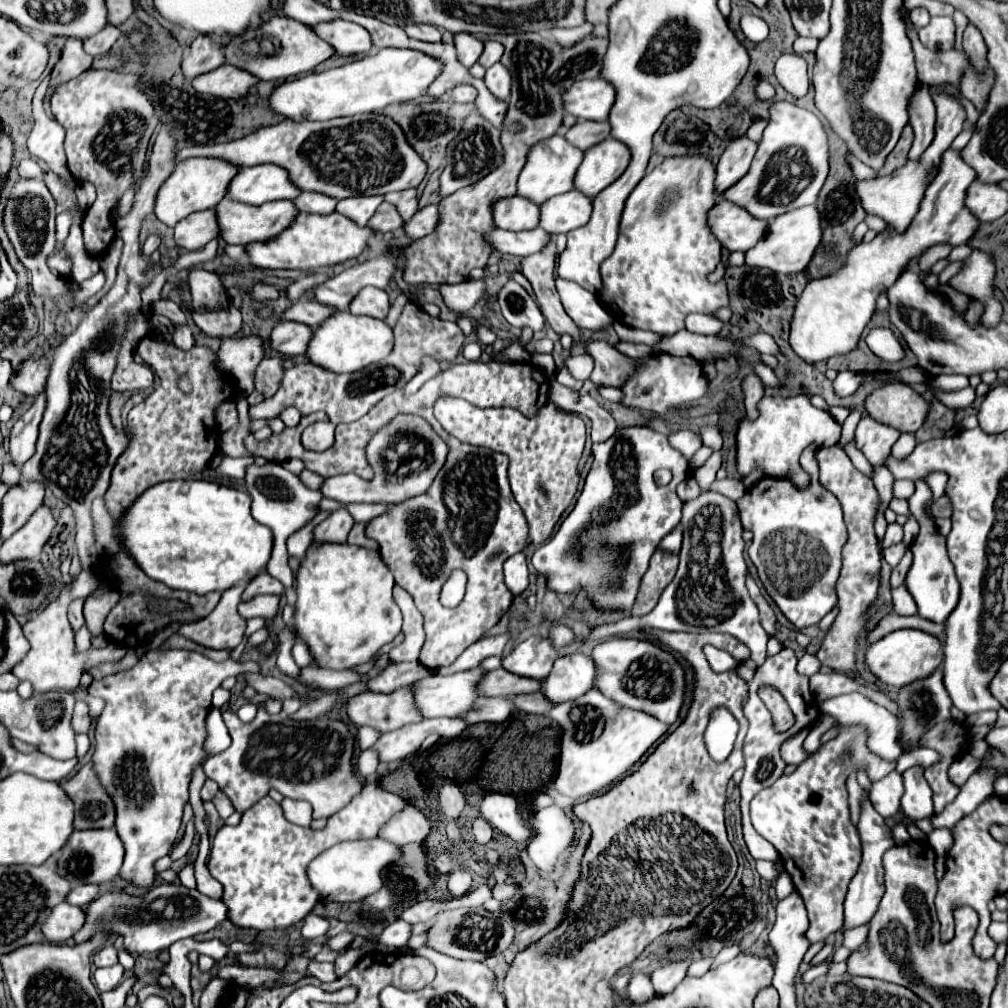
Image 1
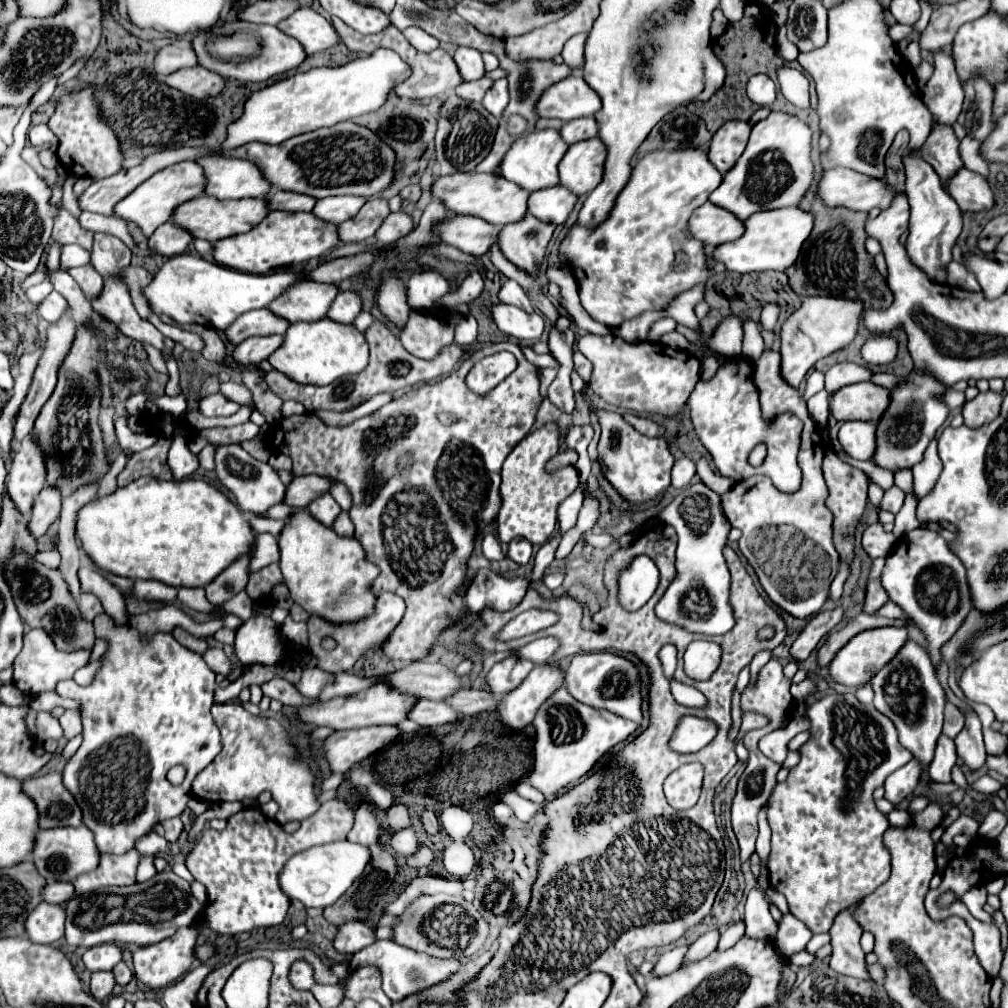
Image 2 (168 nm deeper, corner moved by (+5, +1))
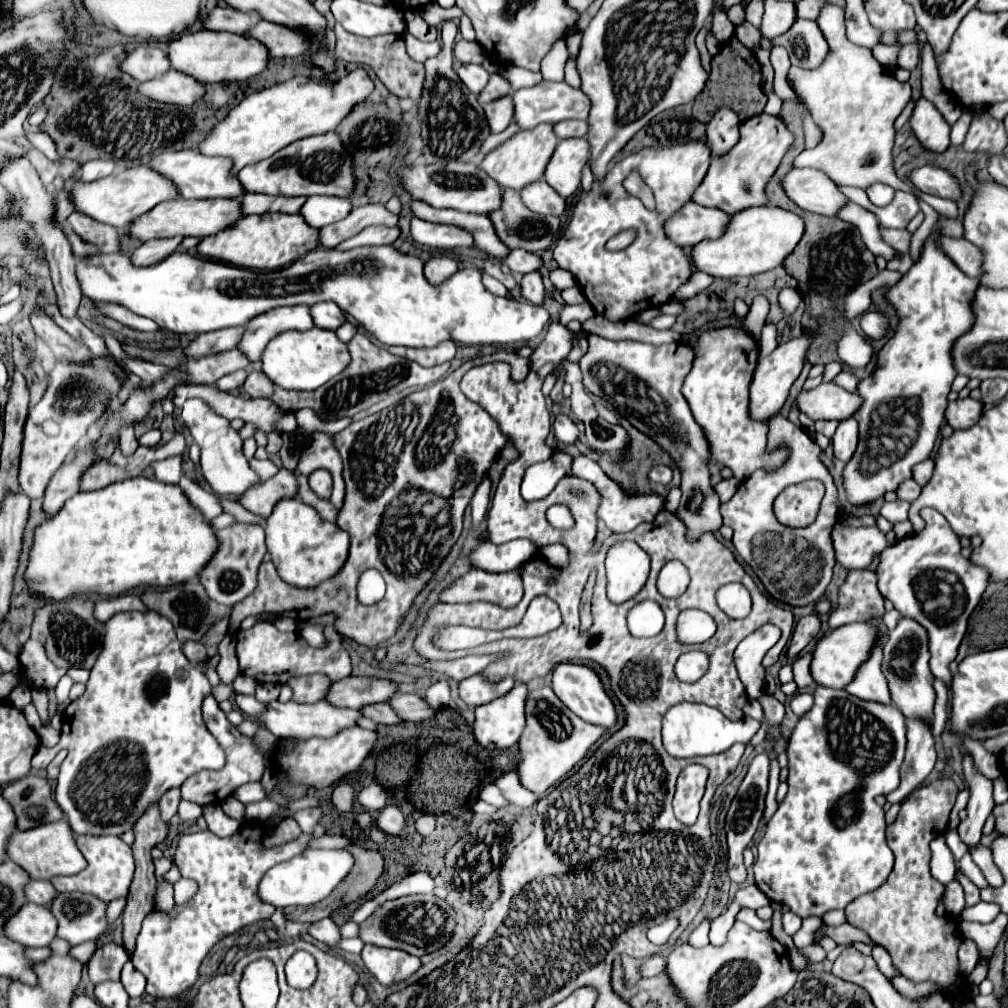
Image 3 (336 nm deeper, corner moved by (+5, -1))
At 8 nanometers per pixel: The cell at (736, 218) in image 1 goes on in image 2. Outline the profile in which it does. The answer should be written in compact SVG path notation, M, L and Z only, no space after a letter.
M705 202L703 206L699 206L693 212L687 228L693 238L697 238L709 246L737 240L745 232L743 222L735 214L715 206L711 202Z

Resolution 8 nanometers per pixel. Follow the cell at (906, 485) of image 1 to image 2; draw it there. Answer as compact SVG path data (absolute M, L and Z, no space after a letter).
M897 486L889 488L889 490L885 492L885 496L883 496L881 510L887 510L887 512L891 512L891 514L897 514L899 508L901 508L901 504L903 504L903 498L905 498L905 494L903 494Z

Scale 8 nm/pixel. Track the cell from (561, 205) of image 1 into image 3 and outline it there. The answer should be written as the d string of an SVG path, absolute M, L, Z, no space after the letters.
M545 180L525 186L525 190L521 190L521 198L525 206L537 214L561 216L567 206L567 200L561 194L557 194L557 190L551 188Z

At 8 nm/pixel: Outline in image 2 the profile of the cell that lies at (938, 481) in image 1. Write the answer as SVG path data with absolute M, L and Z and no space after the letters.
M933 440L929 444L923 460L919 464L915 464L911 470L913 470L913 478L915 478L915 494L917 494L917 498L923 498L929 492L929 488L935 486L935 482L941 474L941 460L937 456L937 440Z

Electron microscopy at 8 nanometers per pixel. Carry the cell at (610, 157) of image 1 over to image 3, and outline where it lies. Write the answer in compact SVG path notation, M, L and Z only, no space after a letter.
M569 138L557 144L545 170L545 180L565 198L581 188L581 172L589 164L591 146L585 138Z

